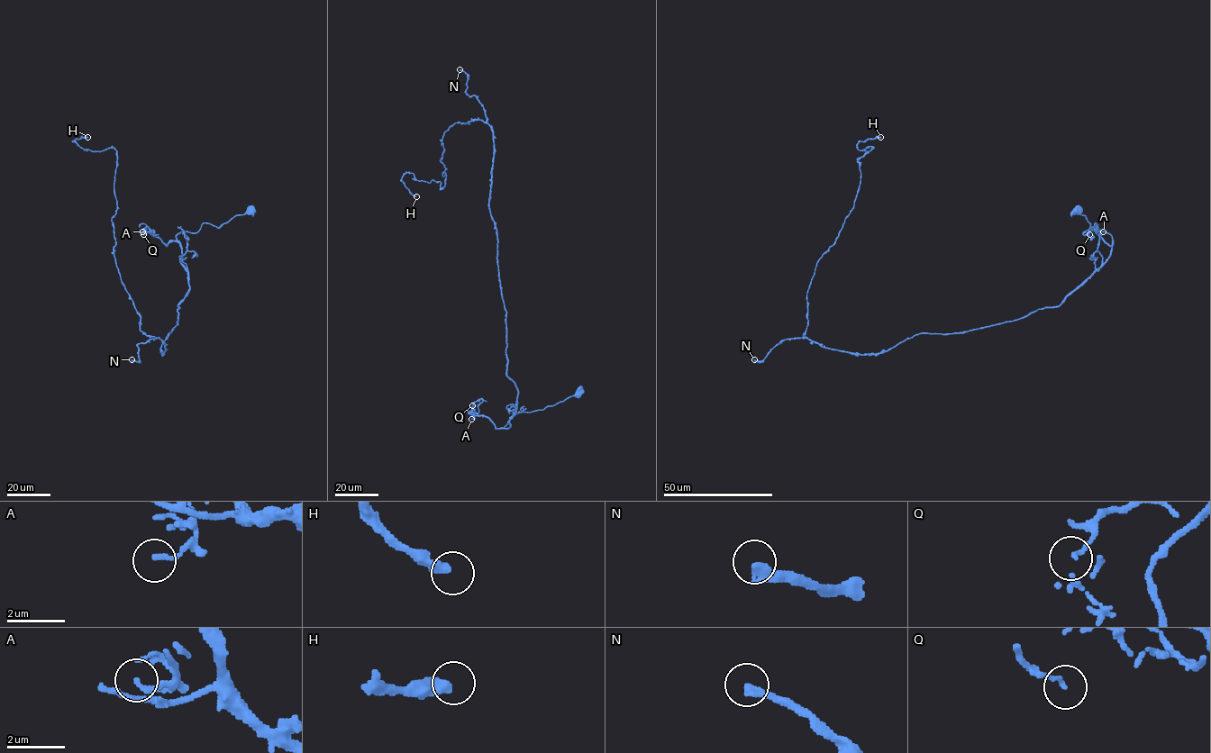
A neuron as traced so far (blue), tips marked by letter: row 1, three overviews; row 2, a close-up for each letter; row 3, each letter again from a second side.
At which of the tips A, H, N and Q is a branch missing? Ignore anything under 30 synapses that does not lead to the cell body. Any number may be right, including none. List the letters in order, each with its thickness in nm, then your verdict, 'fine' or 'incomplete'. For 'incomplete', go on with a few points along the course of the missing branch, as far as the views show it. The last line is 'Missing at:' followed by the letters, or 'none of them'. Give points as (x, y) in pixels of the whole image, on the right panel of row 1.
A: calibre 160 nm; fine
H: calibre 360 nm; fine
N: calibre 300 nm; incomplete; course (754, 359), (781, 341), (792, 346), (804, 359), (791, 359), (783, 381), (802, 395), (805, 365), (814, 361)
Q: calibre 130 nm; fine
Missing at: N

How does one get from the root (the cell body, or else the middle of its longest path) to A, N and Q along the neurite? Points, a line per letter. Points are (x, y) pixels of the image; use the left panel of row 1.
A: (250, 210), (236, 215), (218, 228), (203, 223), (196, 232), (182, 231), (167, 246), (159, 238), (142, 231)
N: (250, 210), (176, 236), (189, 285), (177, 323), (163, 354), (157, 338), (139, 343), (139, 361), (132, 359)
Q: (250, 210), (218, 228), (203, 223), (196, 232), (182, 231), (167, 246), (150, 232), (152, 230), (143, 234)

